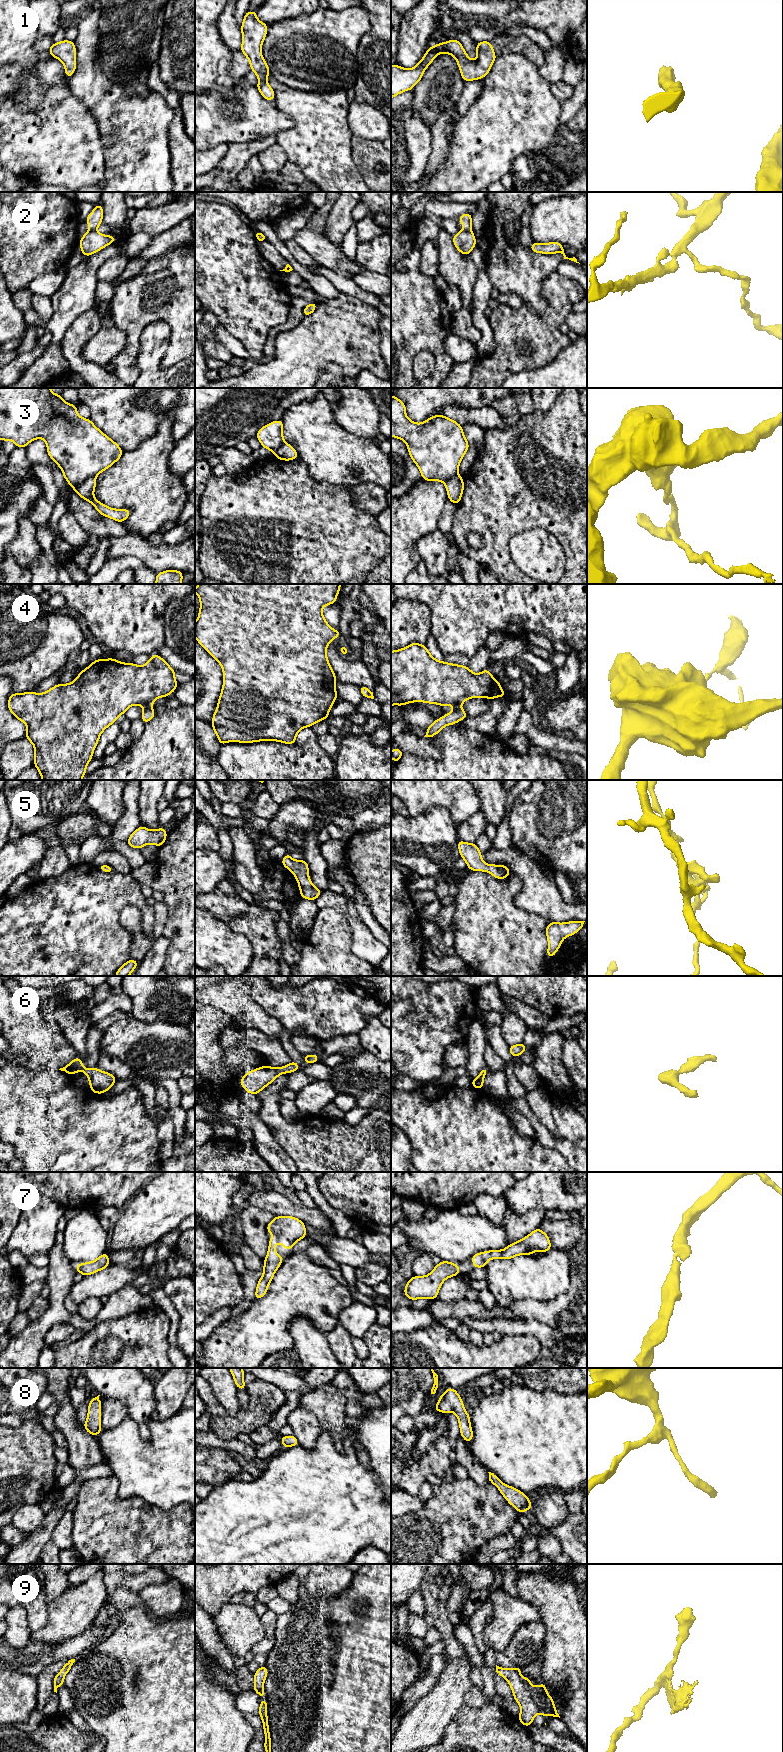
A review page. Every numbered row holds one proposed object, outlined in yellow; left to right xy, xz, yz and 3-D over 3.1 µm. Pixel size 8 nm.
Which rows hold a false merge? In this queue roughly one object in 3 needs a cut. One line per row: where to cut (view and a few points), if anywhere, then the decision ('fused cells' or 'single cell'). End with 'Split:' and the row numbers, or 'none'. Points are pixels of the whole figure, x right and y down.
1: no cut | single cell
2: xy (89, 230), (95, 231) | fused cells
3: xy (95, 476), (86, 478), (74, 490) | fused cells
4: xy (150, 705), (145, 707) | fused cells
5: no cut | single cell
6: no cut | single cell
7: no cut | single cell
8: no cut | single cell
9: no cut | single cell
Split: 2, 3, 4

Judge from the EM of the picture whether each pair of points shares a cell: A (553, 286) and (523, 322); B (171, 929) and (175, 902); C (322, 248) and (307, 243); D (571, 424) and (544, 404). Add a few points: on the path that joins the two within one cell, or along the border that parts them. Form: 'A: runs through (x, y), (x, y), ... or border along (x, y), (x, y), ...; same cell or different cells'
A: runs through (553, 299), (553, 309), (540, 322), (536, 322); same cell
B: runs through (175, 922), (175, 909); same cell
C: runs through (318, 246), (311, 243); same cell
D: border along (557, 398), (547, 410), (536, 410); different cells

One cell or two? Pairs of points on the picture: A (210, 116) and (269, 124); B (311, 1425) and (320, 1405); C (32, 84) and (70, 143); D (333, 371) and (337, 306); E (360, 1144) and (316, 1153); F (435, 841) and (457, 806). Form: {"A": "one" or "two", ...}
{"A": "one", "B": "two", "C": "one", "D": "two", "E": "one", "F": "two"}

